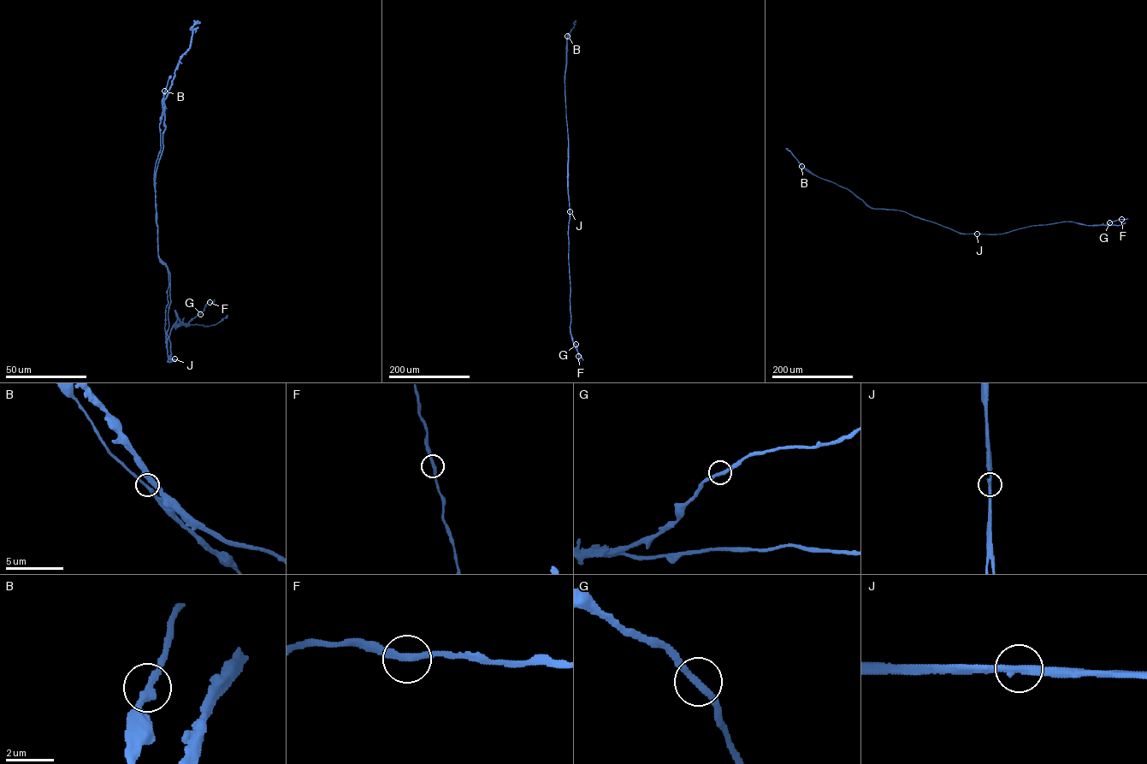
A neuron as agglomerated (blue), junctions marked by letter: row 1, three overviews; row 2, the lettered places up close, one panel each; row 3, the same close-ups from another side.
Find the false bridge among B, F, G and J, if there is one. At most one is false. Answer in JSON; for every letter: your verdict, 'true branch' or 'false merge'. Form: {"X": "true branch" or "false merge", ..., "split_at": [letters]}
{"B": "true branch", "F": "true branch", "G": "true branch", "J": "false merge", "split_at": ["J"]}

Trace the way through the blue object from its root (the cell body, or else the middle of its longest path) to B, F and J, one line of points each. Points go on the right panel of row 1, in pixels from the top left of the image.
B: (947, 228), (903, 211), (871, 207), (848, 189), (813, 174), (801, 166)
F: (947, 228), (965, 233), (997, 234), (1063, 222), (1107, 225), (1121, 219)
J: (947, 228), (961, 233), (977, 233)

